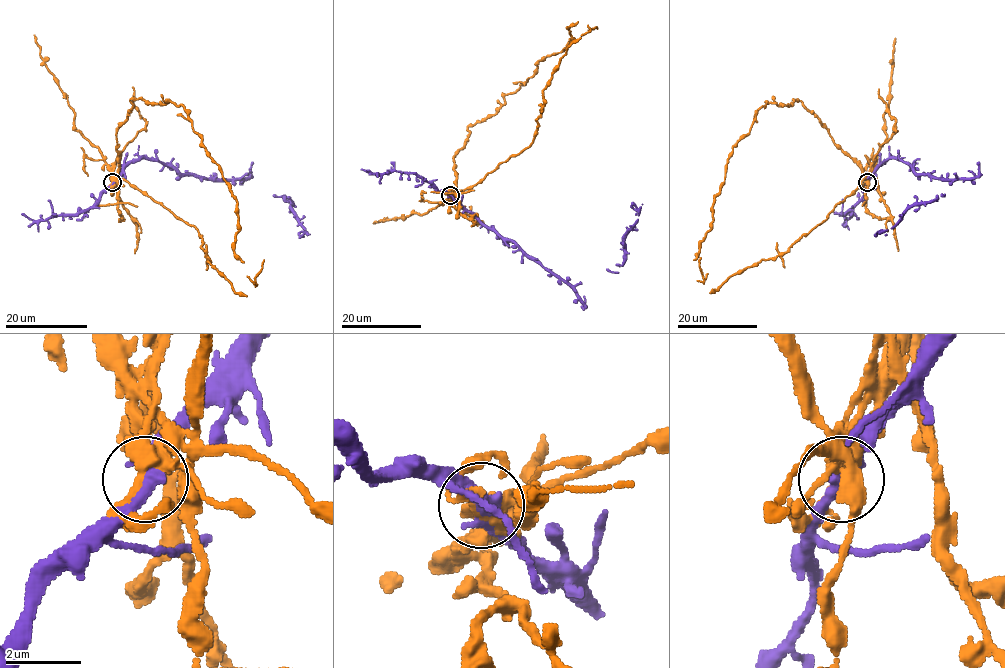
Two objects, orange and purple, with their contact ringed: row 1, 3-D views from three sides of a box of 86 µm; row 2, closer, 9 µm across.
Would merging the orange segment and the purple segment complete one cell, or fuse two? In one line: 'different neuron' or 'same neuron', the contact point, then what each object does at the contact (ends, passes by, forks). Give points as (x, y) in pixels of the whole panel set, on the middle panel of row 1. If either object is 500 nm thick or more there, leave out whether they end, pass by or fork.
different neuron | (450, 195) | orange forks | purple passes by

